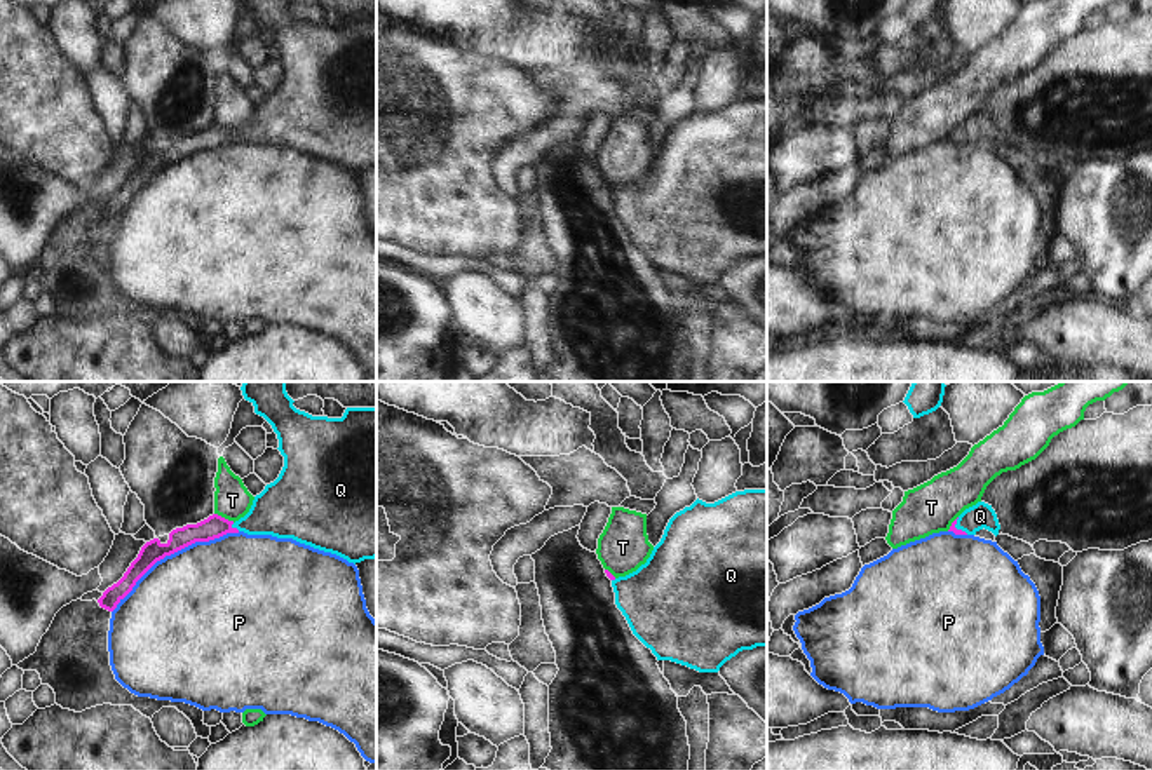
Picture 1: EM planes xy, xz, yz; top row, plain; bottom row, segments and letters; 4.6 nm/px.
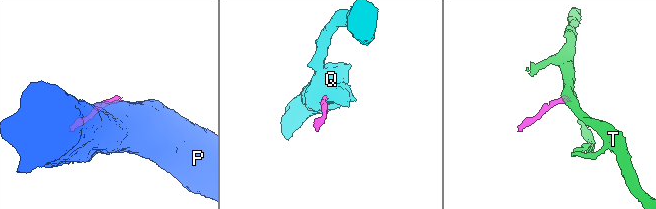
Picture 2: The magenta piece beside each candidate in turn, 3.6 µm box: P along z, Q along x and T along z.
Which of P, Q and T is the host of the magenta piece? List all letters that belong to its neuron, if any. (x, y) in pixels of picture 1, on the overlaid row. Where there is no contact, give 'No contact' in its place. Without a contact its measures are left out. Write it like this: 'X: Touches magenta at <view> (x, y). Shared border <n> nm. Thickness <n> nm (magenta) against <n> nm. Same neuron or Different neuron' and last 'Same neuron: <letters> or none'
P: Touches magenta at xy (173, 553). Shared border 700 nm. Thickness 110 nm (magenta) against 500 nm. Different neuron
Q: Touches magenta at xy (236, 528). Shared border 50 nm. Thickness 110 nm (magenta) against 280 nm. Same neuron
T: Touches magenta at xy (223, 518). Shared border 100 nm. Thickness 110 nm (magenta) against 170 nm. Different neuron
Same neuron: Q

